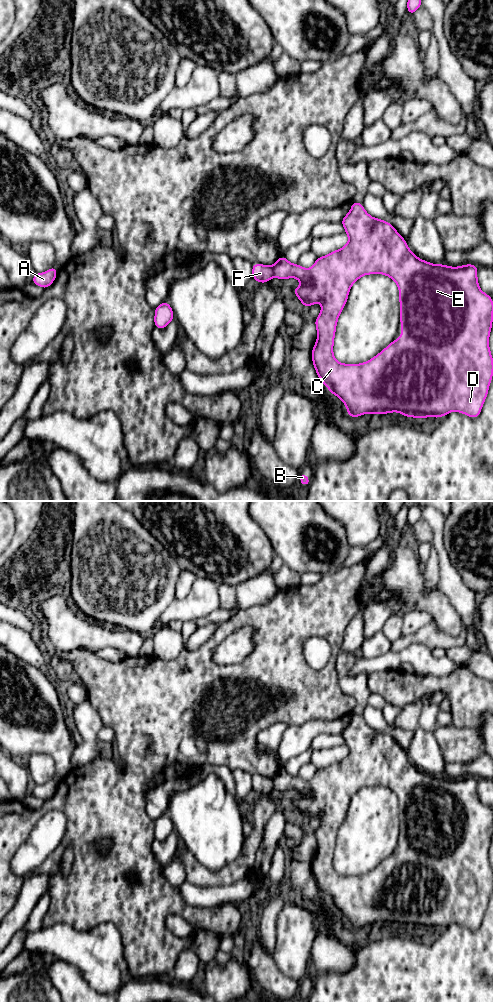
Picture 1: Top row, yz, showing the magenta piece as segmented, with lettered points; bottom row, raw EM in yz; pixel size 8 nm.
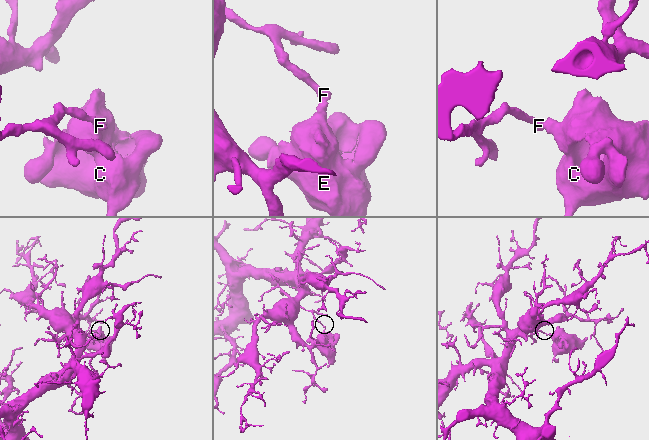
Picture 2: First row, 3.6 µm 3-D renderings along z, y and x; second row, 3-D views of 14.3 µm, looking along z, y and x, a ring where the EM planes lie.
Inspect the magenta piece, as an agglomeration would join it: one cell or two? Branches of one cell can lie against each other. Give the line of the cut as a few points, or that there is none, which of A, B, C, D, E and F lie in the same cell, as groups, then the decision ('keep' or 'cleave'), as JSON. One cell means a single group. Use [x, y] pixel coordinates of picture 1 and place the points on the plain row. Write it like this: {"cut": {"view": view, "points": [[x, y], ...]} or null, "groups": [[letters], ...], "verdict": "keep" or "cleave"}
{"cut": {"view": "yz", "points": [[271, 778], [273, 787]]}, "groups": [["A", "F"], ["B", "C", "D", "E"]], "verdict": "cleave"}

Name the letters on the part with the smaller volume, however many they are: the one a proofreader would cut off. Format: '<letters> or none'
B, C, D, E

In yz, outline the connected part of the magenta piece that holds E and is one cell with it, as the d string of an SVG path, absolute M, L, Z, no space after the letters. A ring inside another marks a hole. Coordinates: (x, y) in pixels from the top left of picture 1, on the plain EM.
M355 712L352 713L352 719L345 729L340 733L345 740L345 745L349 749L348 755L341 761L330 764L323 769L317 769L315 775L310 781L305 781L299 776L290 775L286 769L279 768L278 772L272 778L273 788L284 792L294 789L298 791L302 797L292 801L293 805L299 810L304 820L310 819L315 815L322 814L321 824L319 828L314 832L317 840L317 853L311 863L312 874L315 883L322 893L322 895L328 900L328 902L339 909L346 918L348 928L357 930L365 925L372 925L377 927L382 925L387 927L390 924L399 924L404 929L413 929L423 931L426 929L440 930L452 923L463 925L473 931L479 929L484 913L488 907L489 897L493 889L493 869L489 861L489 848L491 845L493 835L493 811L490 807L482 804L479 799L477 785L478 778L474 776L465 776L459 779L450 779L445 776L431 776L418 770L409 761L406 752L397 744L397 742L387 733L382 731L373 730L364 721L362 715ZM369 786L384 786L392 790L399 800L399 815L400 815L400 834L401 834L401 850L393 852L384 862L374 868L367 874L360 876L343 876L339 875L333 866L334 849L336 844L336 838L338 829L341 826L344 818L346 817L349 803L351 798L362 788Z

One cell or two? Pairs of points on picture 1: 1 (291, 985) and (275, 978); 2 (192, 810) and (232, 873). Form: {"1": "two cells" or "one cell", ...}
{"1": "one cell", "2": "two cells"}

